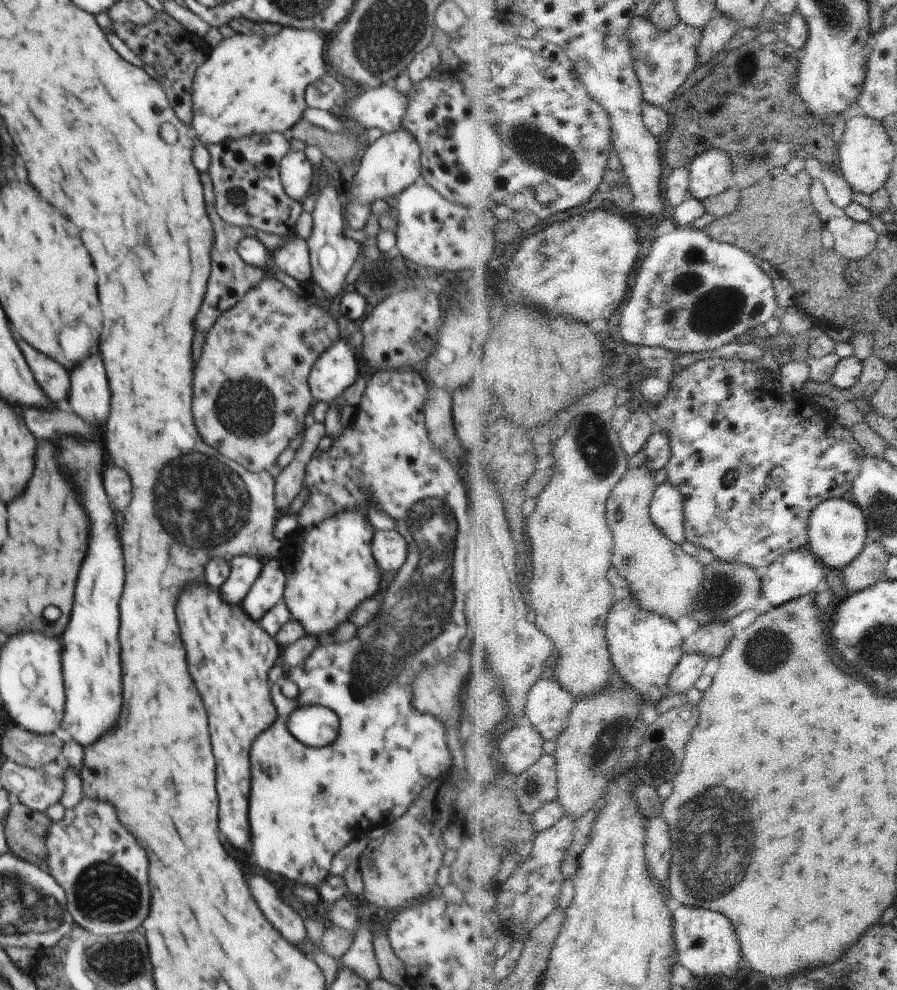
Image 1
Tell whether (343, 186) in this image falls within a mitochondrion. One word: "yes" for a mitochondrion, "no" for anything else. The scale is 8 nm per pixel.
no

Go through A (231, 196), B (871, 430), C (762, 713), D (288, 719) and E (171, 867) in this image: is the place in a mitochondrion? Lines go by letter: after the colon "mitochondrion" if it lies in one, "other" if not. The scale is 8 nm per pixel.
A: mitochondrion
B: other
C: other
D: other
E: other

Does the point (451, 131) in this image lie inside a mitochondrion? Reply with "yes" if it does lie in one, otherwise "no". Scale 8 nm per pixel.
no

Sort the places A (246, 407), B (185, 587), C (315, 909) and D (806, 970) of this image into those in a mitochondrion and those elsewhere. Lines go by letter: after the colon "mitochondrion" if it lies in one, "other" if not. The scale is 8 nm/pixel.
A: mitochondrion
B: other
C: other
D: other

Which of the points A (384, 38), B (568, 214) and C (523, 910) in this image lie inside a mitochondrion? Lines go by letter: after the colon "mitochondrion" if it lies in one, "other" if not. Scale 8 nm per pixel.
A: mitochondrion
B: other
C: other

